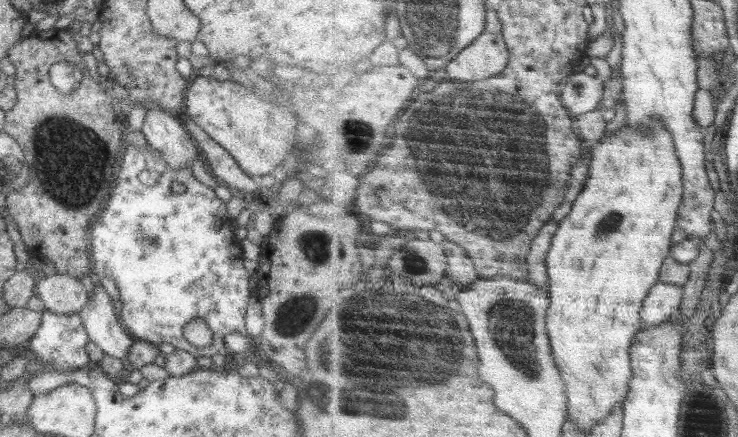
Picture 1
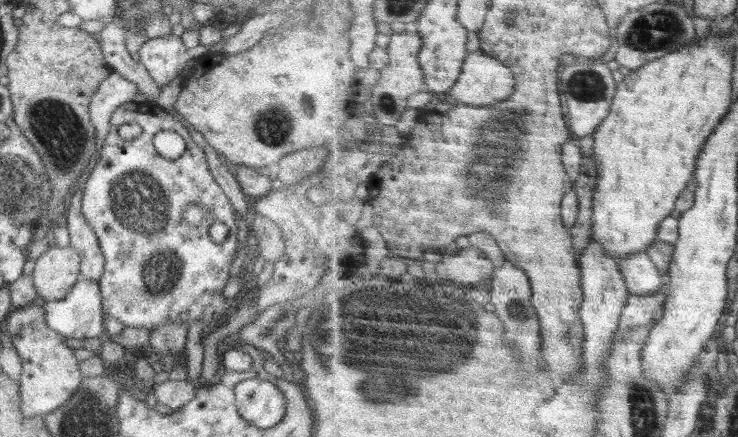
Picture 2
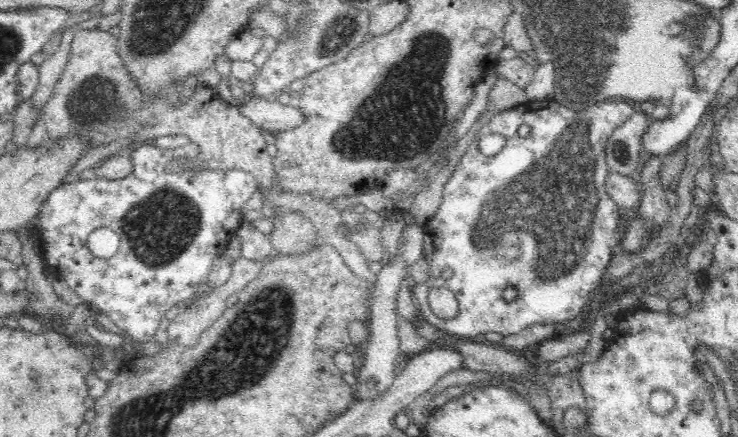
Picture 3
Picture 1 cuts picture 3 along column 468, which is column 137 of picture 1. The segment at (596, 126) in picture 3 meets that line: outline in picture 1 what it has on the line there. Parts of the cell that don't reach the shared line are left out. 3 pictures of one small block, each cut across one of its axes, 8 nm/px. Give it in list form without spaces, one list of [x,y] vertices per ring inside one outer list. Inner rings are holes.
[[[124,142],[118,182],[112,188],[112,196],[106,202],[104,212],[91,224],[90,258],[92,271],[100,280],[106,276],[115,280],[120,292],[119,300],[122,302],[118,318],[124,330],[135,340],[148,341],[157,346],[161,342],[168,342],[174,348],[185,350],[194,357],[211,357],[214,354],[226,356],[229,352],[224,339],[228,334],[240,334],[251,344],[256,342],[245,328],[245,314],[251,297],[248,284],[253,275],[244,268],[243,251],[241,243],[234,236],[232,220],[226,203],[216,196],[214,189],[199,182],[190,168],[172,170],[150,143],[140,148]],[[144,170],[159,174],[154,186],[145,186],[138,179],[138,174]],[[172,182],[180,182],[186,191],[173,194]],[[195,318],[206,322],[212,330],[213,341],[210,346],[198,348],[184,338],[184,326]]]

